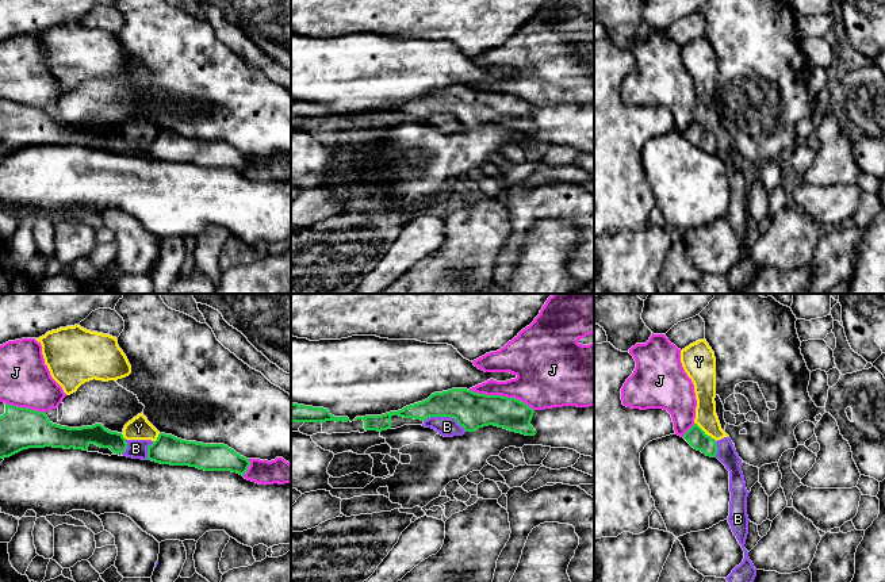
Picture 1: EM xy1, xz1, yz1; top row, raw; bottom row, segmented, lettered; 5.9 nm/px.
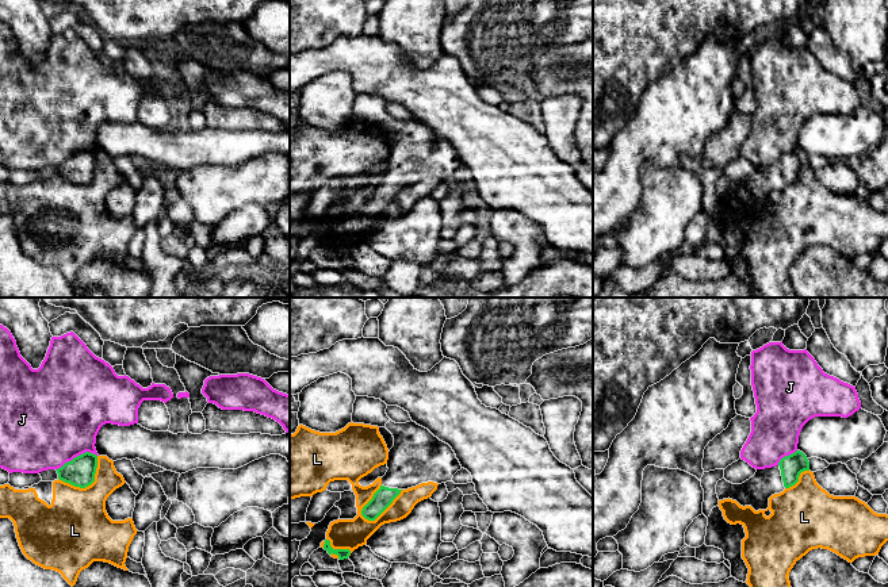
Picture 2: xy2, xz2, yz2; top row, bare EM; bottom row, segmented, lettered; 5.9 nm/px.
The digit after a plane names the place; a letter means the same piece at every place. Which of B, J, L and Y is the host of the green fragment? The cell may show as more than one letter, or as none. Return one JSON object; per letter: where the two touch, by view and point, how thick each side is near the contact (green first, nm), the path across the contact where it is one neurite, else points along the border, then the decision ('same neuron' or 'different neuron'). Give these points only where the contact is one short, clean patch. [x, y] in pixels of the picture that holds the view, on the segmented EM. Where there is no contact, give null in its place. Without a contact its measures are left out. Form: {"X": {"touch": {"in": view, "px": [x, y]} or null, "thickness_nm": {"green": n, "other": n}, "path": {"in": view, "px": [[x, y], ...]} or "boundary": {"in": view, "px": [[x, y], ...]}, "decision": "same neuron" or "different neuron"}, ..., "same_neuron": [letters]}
{"B": {"touch": {"in": "xz1", "px": [445, 416]}, "thickness_nm": {"green": 220, "other": 120}, "boundary": {"in": "xz1", "px": [[424, 420], [430, 417], [452, 417], [466, 431]]}, "decision": "different neuron"}, "J": {"touch": {"in": "xz1", "px": [501, 395]}, "thickness_nm": {"green": 220, "other": 300}, "decision": "different neuron"}, "L": {"touch": {"in": "xz2", "px": [382, 511]}, "thickness_nm": {"green": 110, "other": 180}, "decision": "different neuron"}, "Y": {"touch": {"in": "yz1", "px": [704, 432]}, "thickness_nm": {"green": 110, "other": 130}, "boundary": {"in": "yz1", "px": [[694, 422], [716, 440]]}, "decision": "different neuron"}, "same_neuron": []}

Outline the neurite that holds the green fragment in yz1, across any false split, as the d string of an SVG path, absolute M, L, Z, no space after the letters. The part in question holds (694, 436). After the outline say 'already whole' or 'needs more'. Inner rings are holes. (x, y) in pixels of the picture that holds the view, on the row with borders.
M694 424L685 434L683 439L697 451L706 456L716 457L717 444L716 440L708 436L697 424Z | already whole

